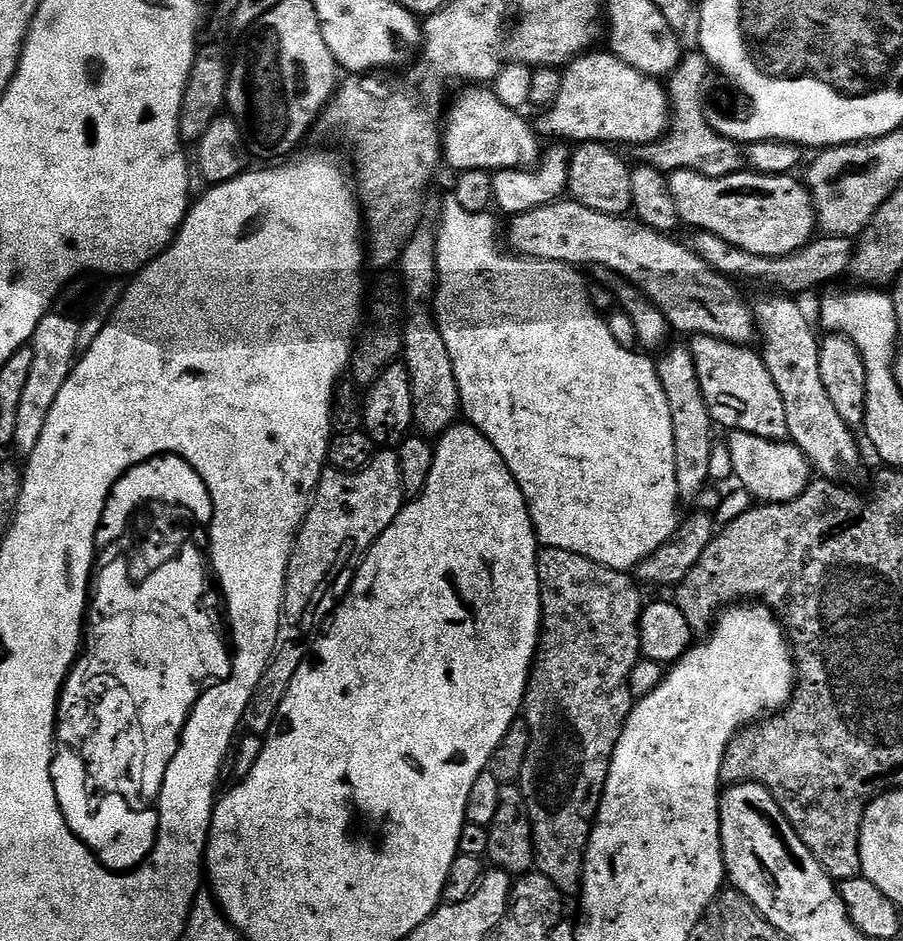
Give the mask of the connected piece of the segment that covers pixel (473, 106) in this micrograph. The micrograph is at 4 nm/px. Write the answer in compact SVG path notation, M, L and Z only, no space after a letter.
M468 86L465 87L463 90L460 90L460 93L455 96L454 99L447 105L446 108L446 123L443 125L442 128L442 160L445 165L448 164L450 167L453 168L453 173L459 174L461 172L469 172L470 170L482 170L483 172L491 172L493 174L497 172L501 172L502 170L510 170L511 168L527 168L531 169L533 165L539 161L542 155L542 147L540 148L541 141L538 139L538 133L533 127L531 123L528 124L526 121L520 117L521 113L517 111L515 108L511 108L510 106L506 106L500 101L499 95L495 91L491 92L491 87L488 86Z

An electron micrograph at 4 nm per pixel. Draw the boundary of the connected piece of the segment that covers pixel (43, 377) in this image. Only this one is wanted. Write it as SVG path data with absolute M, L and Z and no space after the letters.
M49 314L38 322L38 330L34 330L30 347L34 350L34 363L30 369L30 379L26 382L26 391L18 405L18 427L14 430L14 448L21 452L21 457L27 458L38 446L38 438L42 438L42 429L46 426L46 418L50 418L50 409L54 407L54 402L58 399L58 394L62 391L62 386L66 386L66 378L70 378L72 367L77 362L78 353L81 351L78 346L78 334L80 333L80 324L75 320Z

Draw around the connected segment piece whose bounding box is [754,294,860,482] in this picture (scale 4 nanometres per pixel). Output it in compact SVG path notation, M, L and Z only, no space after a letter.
M764 294L764 295L768 295L768 296L762 297L761 300L757 302L757 304L754 304L754 319L756 321L756 331L758 333L758 340L761 340L761 342L764 343L764 348L762 347L764 365L766 366L766 370L770 370L770 378L774 378L774 386L778 386L778 394L782 394L782 406L786 406L786 426L788 427L788 440L791 441L791 443L797 444L797 446L800 447L800 449L802 450L802 454L806 454L806 458L808 459L809 464L812 465L813 469L815 469L815 471L819 473L819 475L823 477L823 479L835 480L837 482L848 482L848 479L850 479L851 476L854 475L855 472L858 471L860 468L860 448L858 445L856 445L857 433L853 431L853 429L848 428L846 426L846 422L842 422L842 417L840 417L840 415L837 414L836 411L834 411L834 406L832 405L832 403L830 403L830 394L826 394L826 386L822 386L822 373L818 371L818 354L820 353L820 340L818 339L818 335L816 336L817 329L814 327L814 324L813 324L814 329L812 329L812 324L810 321L808 321L807 314L804 313L803 310L800 309L799 306L796 305L794 301L792 301L795 299L793 299L791 295L788 294Z

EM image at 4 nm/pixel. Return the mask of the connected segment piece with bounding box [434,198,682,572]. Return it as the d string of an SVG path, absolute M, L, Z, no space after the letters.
M445 199L444 209L440 212L440 229L435 229L436 237L436 294L434 297L434 315L436 317L436 325L440 327L442 334L442 342L446 342L446 350L450 354L450 362L454 366L454 378L458 382L458 394L460 395L460 410L463 419L474 425L479 432L494 446L494 450L498 450L498 454L502 454L502 458L506 462L506 466L510 470L510 474L514 474L514 482L518 482L518 486L522 490L522 494L528 503L530 510L530 518L532 525L536 531L537 541L543 547L557 548L558 550L570 550L574 554L582 554L582 558L590 558L594 562L598 562L607 568L613 568L619 572L628 572L635 570L641 562L646 558L650 558L650 554L654 554L654 550L658 550L658 546L662 546L662 542L666 542L676 533L676 526L682 519L682 513L679 508L682 507L682 501L678 494L678 478L674 478L674 422L670 422L670 402L666 402L666 390L662 390L662 382L656 373L656 360L651 355L641 354L639 351L627 348L626 346L618 346L618 341L614 339L614 334L610 334L607 319L603 315L597 313L596 307L590 302L588 297L589 285L584 284L584 280L579 276L577 269L571 264L563 264L557 260L529 260L521 258L511 251L503 250L499 252L500 244L502 248L502 240L496 237L496 220L492 217L491 211L471 212L470 210L462 210L462 206L458 206L458 202L454 199Z

